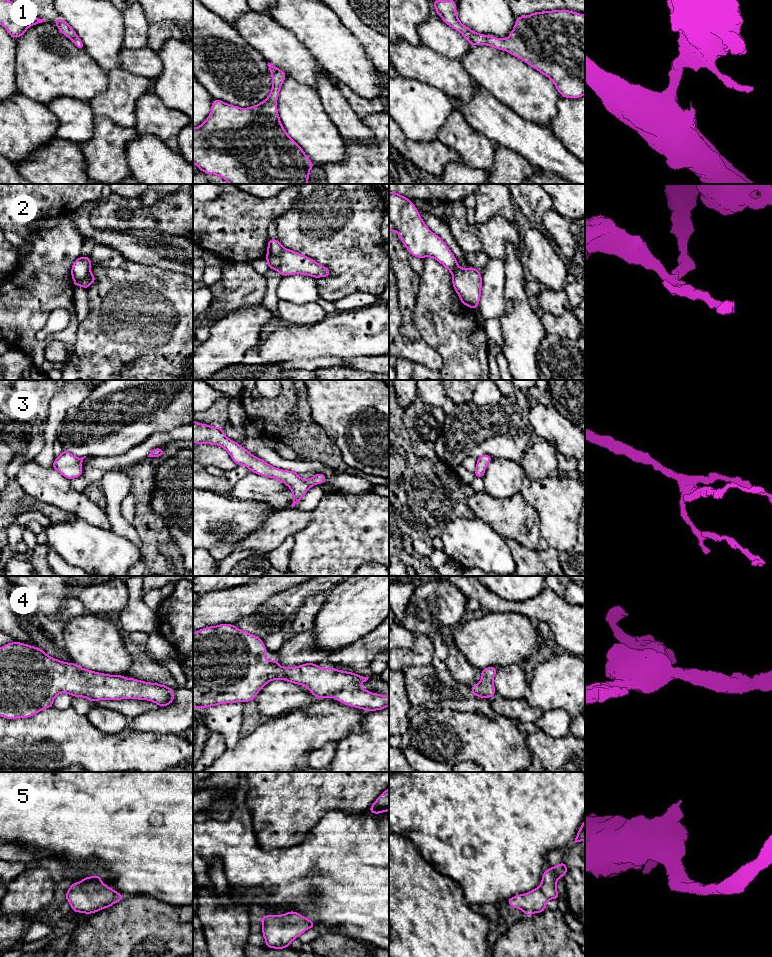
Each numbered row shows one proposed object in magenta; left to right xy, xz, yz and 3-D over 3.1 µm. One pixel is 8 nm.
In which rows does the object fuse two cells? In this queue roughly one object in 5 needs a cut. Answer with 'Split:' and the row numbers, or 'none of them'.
Split: 2

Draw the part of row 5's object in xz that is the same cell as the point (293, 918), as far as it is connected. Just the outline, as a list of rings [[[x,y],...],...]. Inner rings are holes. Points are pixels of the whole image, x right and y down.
[[[295,911],[283,915],[266,915],[260,918],[266,947],[283,949],[315,923]]]

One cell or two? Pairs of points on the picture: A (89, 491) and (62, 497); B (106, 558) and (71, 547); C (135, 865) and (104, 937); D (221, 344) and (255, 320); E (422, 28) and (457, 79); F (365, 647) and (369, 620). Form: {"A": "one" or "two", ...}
{"A": "two", "B": "one", "C": "two", "D": "one", "E": "two", "F": "two"}

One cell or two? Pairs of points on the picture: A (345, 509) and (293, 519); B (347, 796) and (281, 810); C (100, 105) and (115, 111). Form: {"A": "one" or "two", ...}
{"A": "two", "B": "one", "C": "one"}

